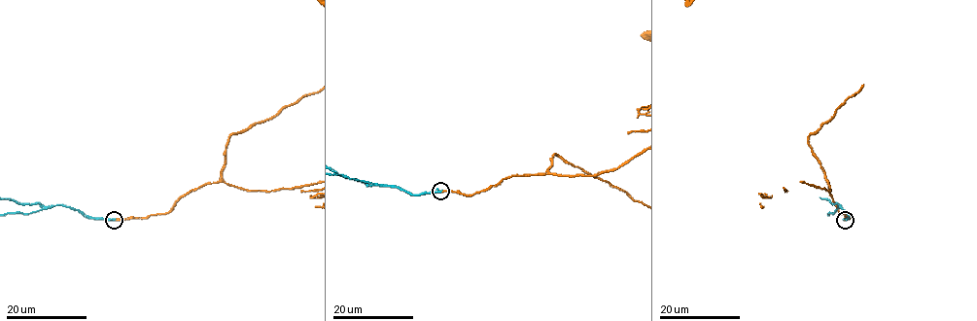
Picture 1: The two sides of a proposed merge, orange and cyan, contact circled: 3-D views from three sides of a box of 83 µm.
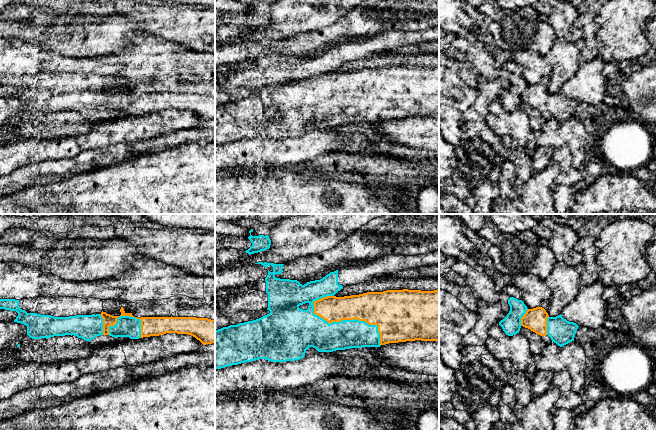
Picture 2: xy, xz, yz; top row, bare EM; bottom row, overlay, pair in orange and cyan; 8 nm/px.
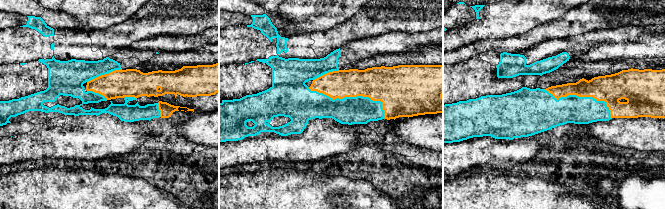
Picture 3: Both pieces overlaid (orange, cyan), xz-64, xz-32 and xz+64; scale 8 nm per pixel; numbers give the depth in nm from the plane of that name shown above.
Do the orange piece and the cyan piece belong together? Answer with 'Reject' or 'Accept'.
Accept

